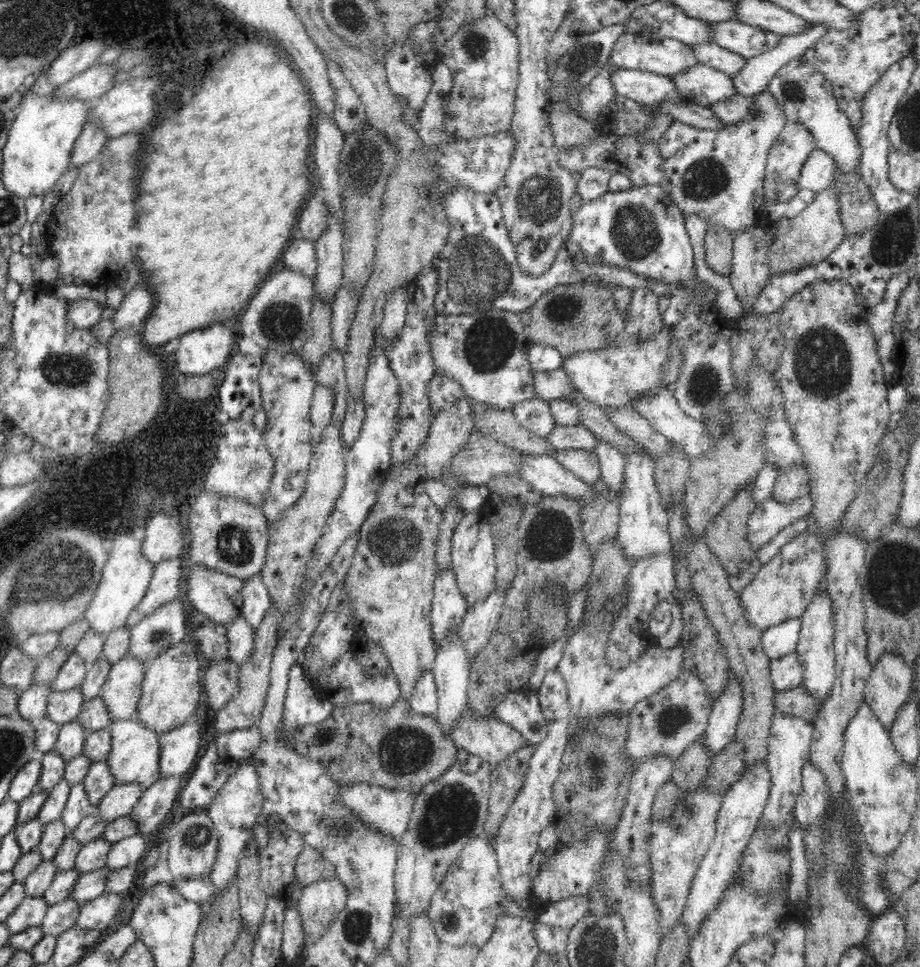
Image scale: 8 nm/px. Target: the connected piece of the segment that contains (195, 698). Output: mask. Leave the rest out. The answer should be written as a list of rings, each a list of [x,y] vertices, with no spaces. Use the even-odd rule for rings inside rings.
[[[186,641],[170,647],[151,660],[143,674],[142,698],[138,702],[135,718],[158,734],[178,728],[193,719],[204,690],[200,680],[200,665],[202,661],[198,660],[194,646]]]

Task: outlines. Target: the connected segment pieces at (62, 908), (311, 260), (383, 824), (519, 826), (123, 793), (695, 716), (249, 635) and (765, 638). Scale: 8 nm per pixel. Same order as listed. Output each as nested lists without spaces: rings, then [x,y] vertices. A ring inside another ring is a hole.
[[[66,898],[51,906],[45,914],[41,927],[43,934],[58,936],[61,932],[68,930],[75,924],[75,918],[79,915],[82,902]]]
[[[296,239],[290,242],[283,252],[286,269],[301,272],[314,280],[317,276],[317,254],[315,241]]]
[[[366,782],[355,783],[352,786],[339,785],[338,791],[340,791],[340,800],[338,801],[350,807],[358,817],[362,817],[369,828],[373,828],[375,832],[380,832],[383,836],[393,838],[397,843],[404,838],[409,826],[416,793],[412,793],[412,791],[404,791],[402,794],[385,793],[382,788]]]
[[[548,670],[542,680],[540,690],[536,692],[540,700],[541,711],[547,722],[546,736],[535,746],[522,788],[518,791],[514,802],[510,805],[506,816],[500,823],[500,832],[495,839],[494,847],[498,861],[502,889],[512,899],[529,899],[531,880],[529,877],[530,863],[534,853],[539,849],[540,832],[554,822],[556,805],[553,786],[561,773],[563,752],[569,741],[569,722],[571,706],[569,693],[564,677],[557,671]]]
[[[115,784],[106,796],[93,806],[92,813],[108,823],[127,816],[137,805],[144,789],[146,788],[139,784]]]
[[[688,669],[679,674],[666,689],[650,698],[644,698],[631,710],[626,753],[632,761],[632,772],[639,762],[655,754],[668,755],[672,760],[679,756],[697,739],[705,734],[709,723],[713,701],[708,695],[706,686],[698,679],[698,675]]]
[[[238,616],[225,628],[229,658],[240,668],[250,658],[251,650],[254,650],[254,629],[243,616]]]
[[[801,618],[782,622],[768,628],[762,635],[762,650],[770,660],[786,656],[796,650],[801,632]]]

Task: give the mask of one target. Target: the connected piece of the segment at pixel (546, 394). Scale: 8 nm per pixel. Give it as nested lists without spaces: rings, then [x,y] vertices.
[[[560,367],[551,371],[534,371],[535,396],[545,401],[568,399],[576,391],[569,374]]]

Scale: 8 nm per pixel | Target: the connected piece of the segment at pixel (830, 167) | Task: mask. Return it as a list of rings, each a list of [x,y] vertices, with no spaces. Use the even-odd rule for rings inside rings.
[[[816,148],[802,165],[798,186],[820,192],[827,189],[836,179],[837,170],[834,157]]]

